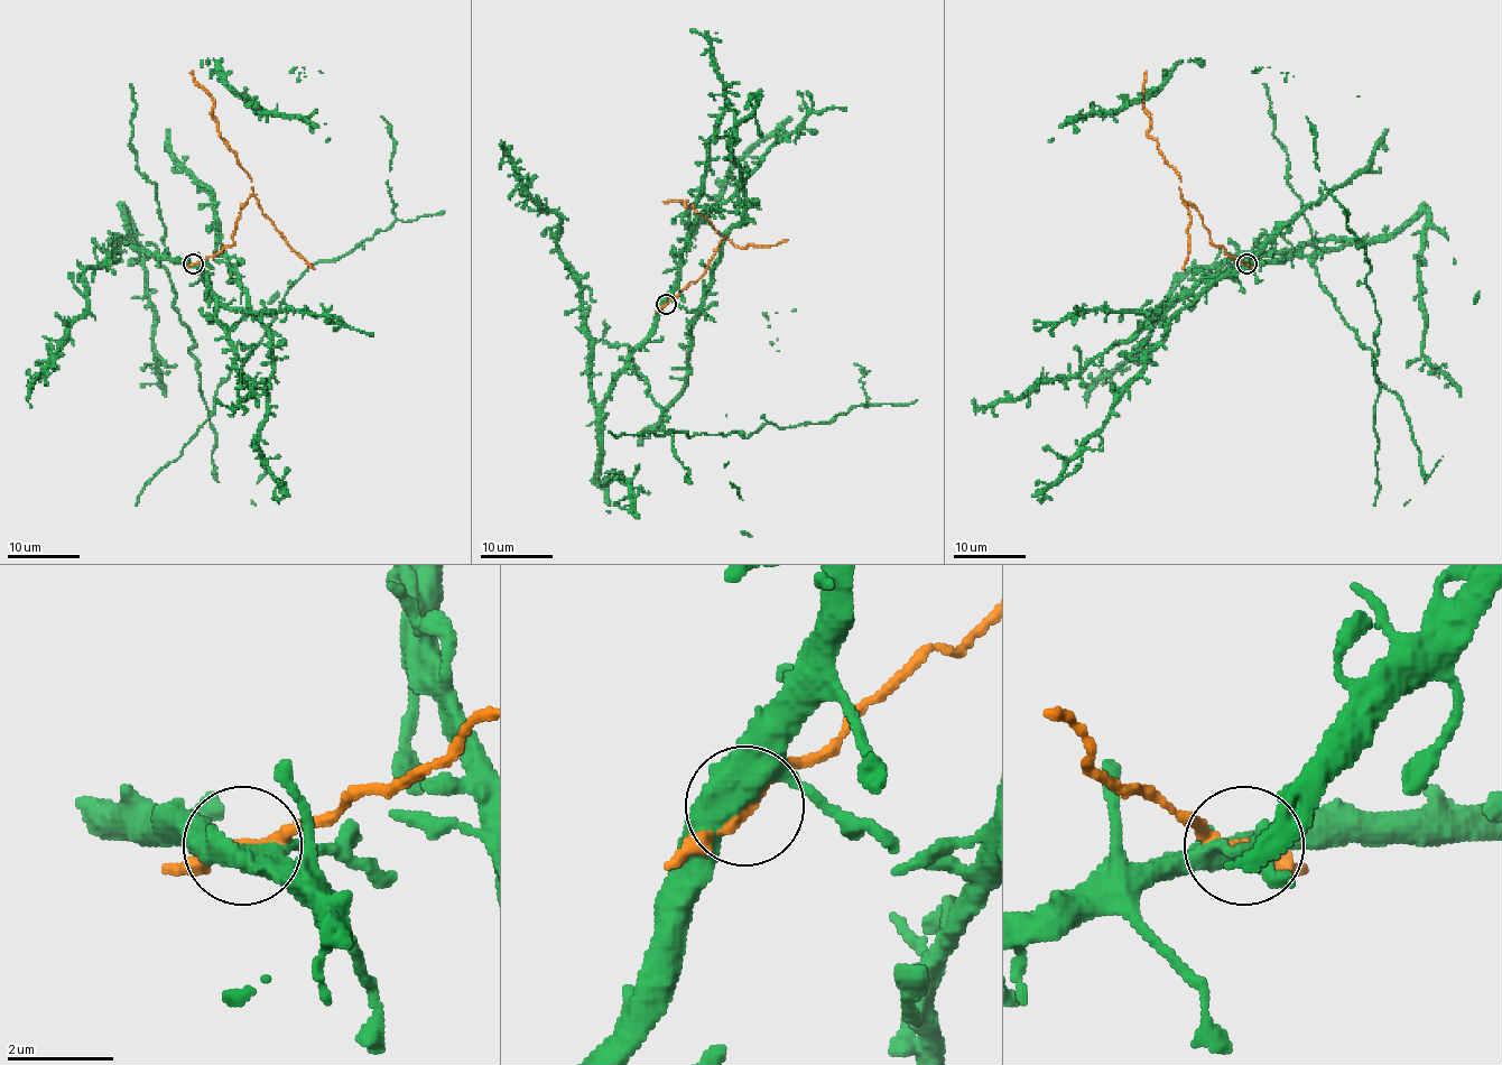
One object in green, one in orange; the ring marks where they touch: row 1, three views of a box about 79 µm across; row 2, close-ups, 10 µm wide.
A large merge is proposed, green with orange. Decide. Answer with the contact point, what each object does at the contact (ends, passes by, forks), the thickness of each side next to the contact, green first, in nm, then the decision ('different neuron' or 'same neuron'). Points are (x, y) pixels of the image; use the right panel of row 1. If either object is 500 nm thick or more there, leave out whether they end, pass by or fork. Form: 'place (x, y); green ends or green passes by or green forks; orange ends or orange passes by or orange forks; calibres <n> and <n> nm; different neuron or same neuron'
place (1246, 264); green forks; orange passes by; calibres 440 and 170 nm; different neuron

